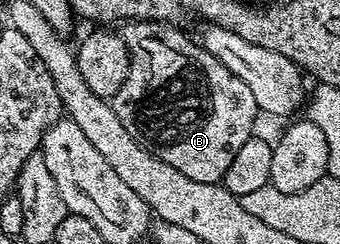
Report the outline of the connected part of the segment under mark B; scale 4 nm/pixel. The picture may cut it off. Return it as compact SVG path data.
M131 21L123 29L126 30L121 30L120 36L130 51L130 70L116 98L120 123L124 123L124 128L128 130L128 135L132 135L132 139L139 141L145 149L152 151L160 159L164 159L164 163L172 163L172 167L176 167L176 171L184 171L184 175L188 175L188 179L196 179L196 183L219 184L223 180L225 172L228 171L228 167L236 158L236 153L240 151L240 147L243 147L255 132L254 120L260 117L260 110L256 99L252 99L252 91L248 91L247 85L240 83L240 79L236 79L236 75L232 75L232 71L228 71L228 67L224 67L224 63L220 63L210 52L203 49L195 38L193 41L192 38L185 37L178 30L181 28L175 27L173 24L160 21Z

